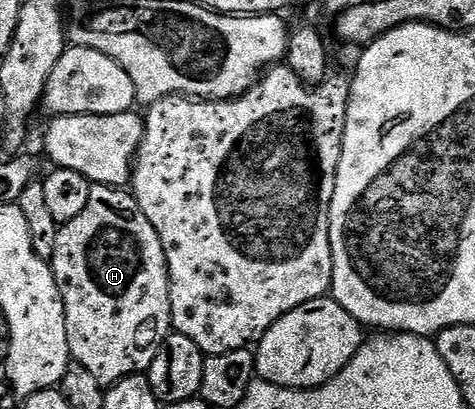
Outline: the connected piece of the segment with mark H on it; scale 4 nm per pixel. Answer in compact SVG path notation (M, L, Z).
M91 186L88 205L80 217L61 224L56 237L56 253L49 259L54 280L64 301L64 321L70 358L84 365L104 389L129 375L149 372L160 345L172 333L170 325L170 274L152 221L144 217L129 190Z

